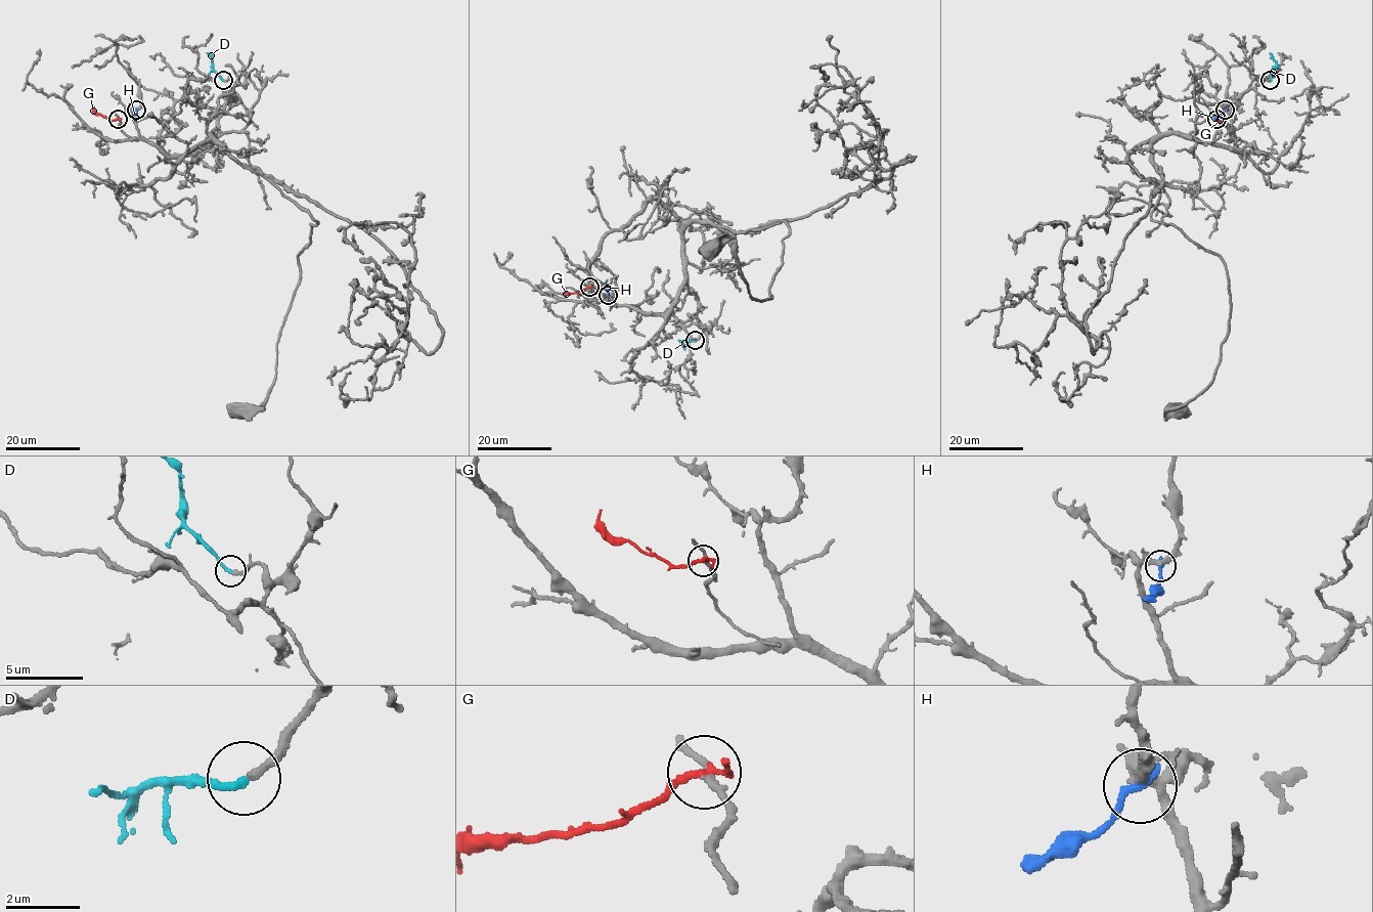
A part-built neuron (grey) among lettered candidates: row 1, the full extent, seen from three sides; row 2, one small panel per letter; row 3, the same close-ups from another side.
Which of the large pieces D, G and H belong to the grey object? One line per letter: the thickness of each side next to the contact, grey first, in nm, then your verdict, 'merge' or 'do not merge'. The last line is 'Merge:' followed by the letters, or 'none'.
D: calibres 240 and 220 nm; merge
G: calibres 180 and 240 nm; do not merge
H: calibres 280 and 240 nm; do not merge
Merge: D

